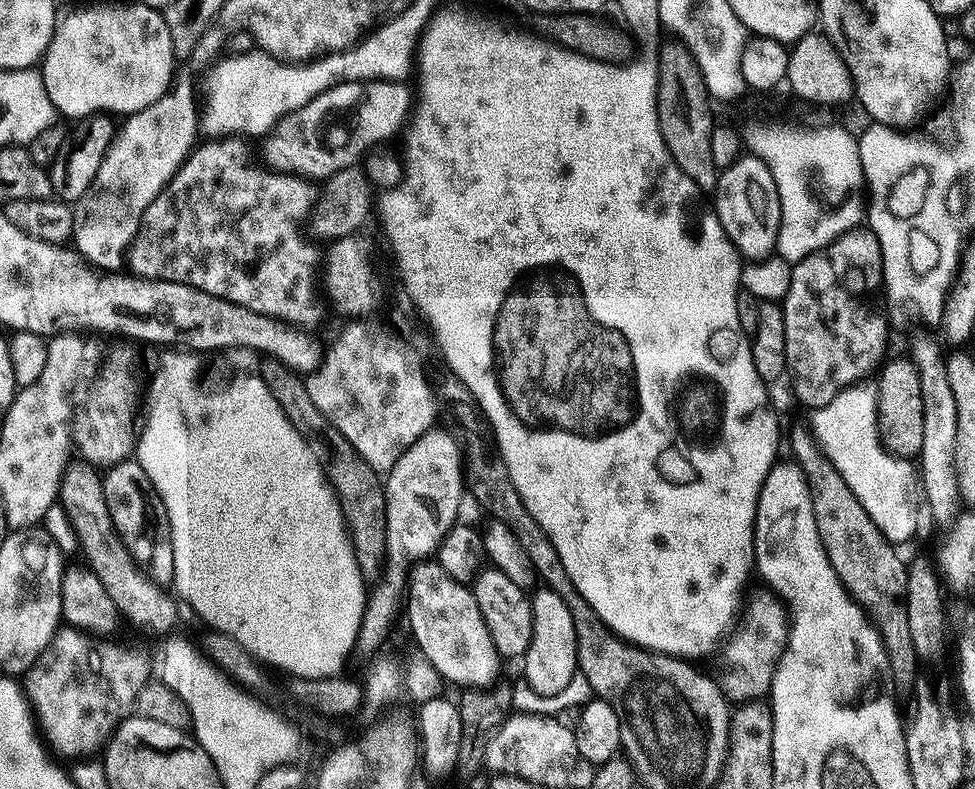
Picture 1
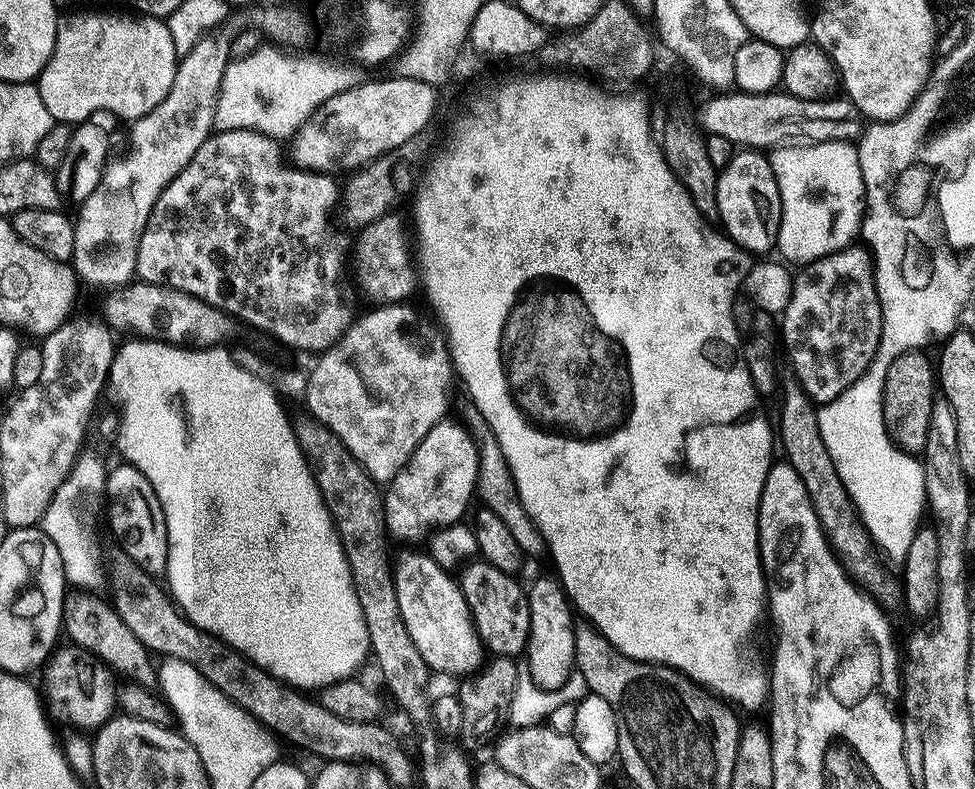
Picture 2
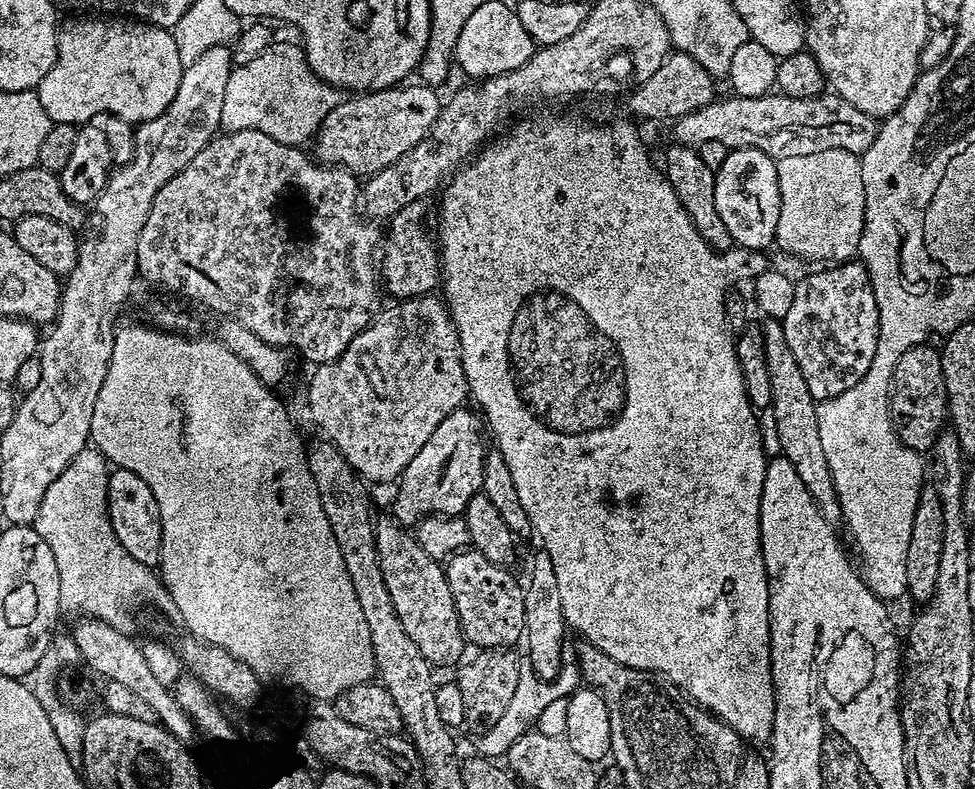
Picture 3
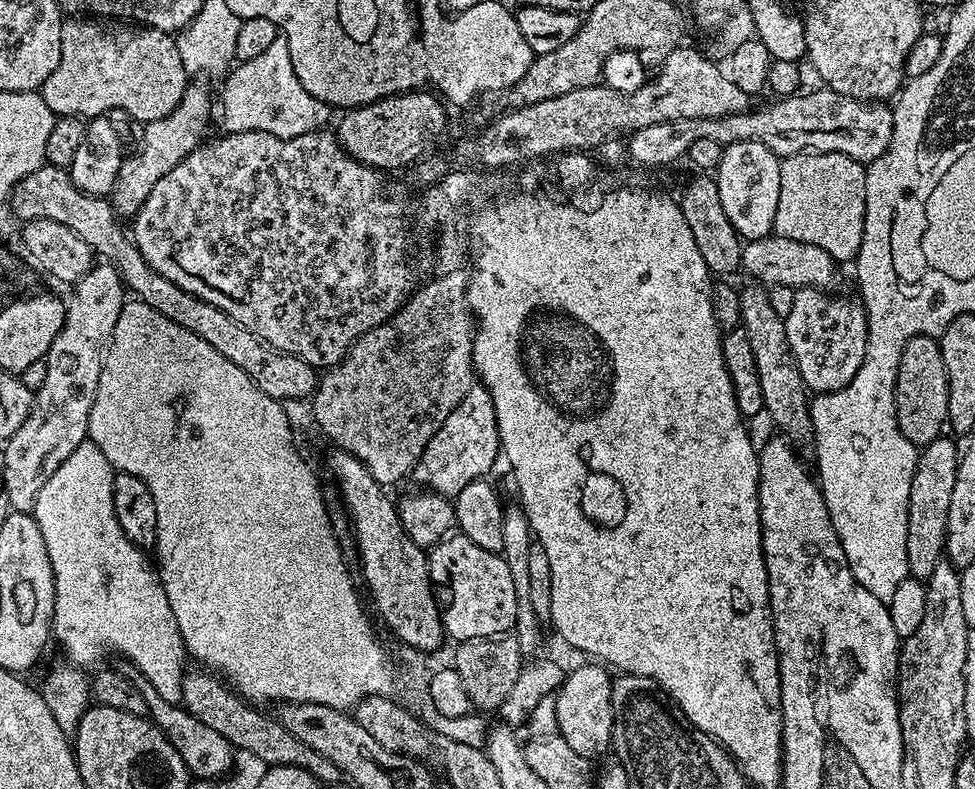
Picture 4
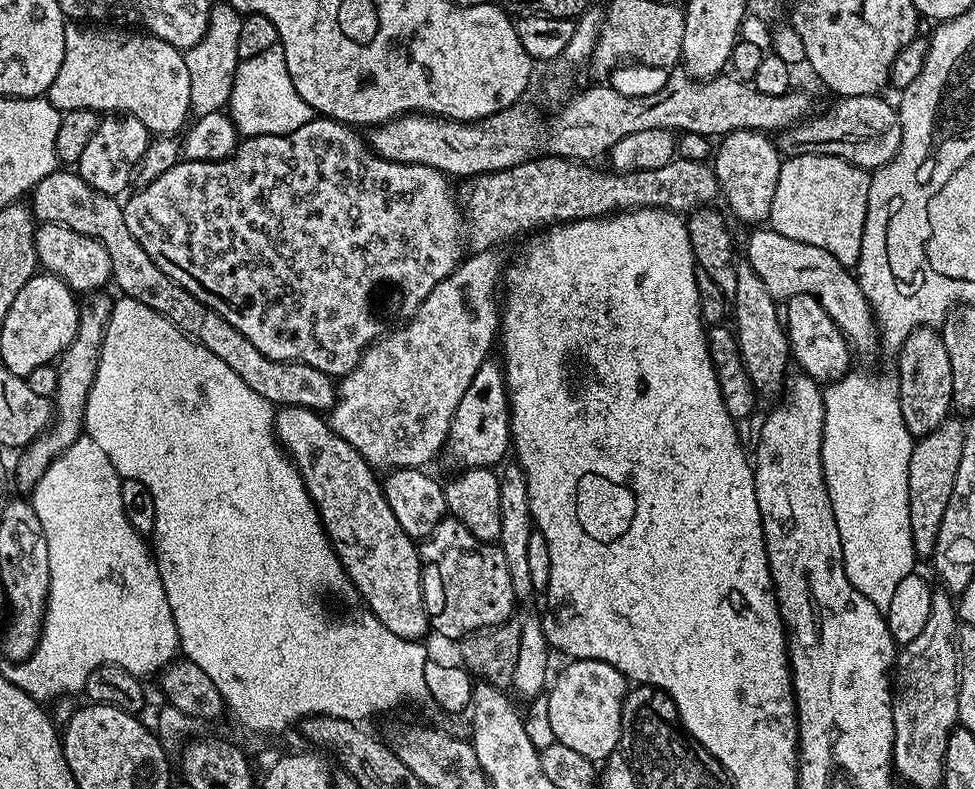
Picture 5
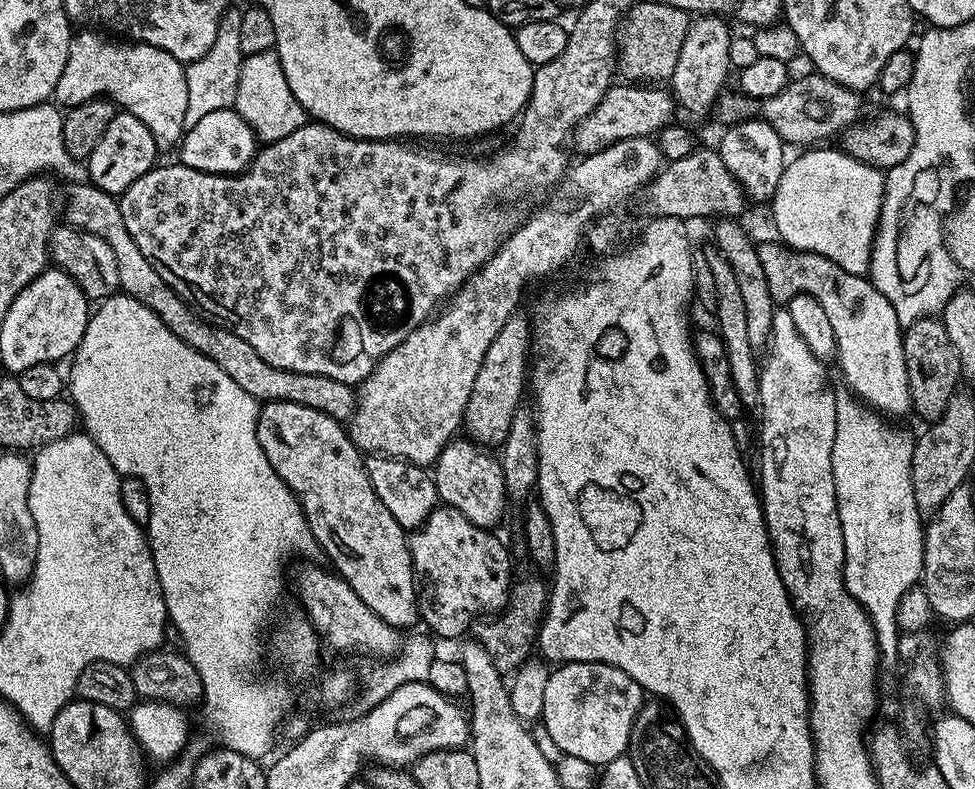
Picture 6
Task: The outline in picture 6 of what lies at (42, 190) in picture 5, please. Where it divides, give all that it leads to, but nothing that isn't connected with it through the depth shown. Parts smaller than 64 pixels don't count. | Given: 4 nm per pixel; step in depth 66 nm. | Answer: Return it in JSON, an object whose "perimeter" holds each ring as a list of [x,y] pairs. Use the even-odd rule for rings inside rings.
{"perimeter":[[[90,182],[83,183],[74,185],[65,200],[63,197],[63,219],[73,228],[98,234],[98,238],[102,238],[102,242],[106,242],[106,246],[114,250],[114,259],[118,262],[118,282],[123,295],[154,310],[154,314],[158,314],[158,318],[162,318],[162,322],[166,322],[169,330],[178,334],[178,338],[182,338],[186,346],[198,350],[198,354],[206,354],[210,362],[218,362],[218,366],[222,366],[222,370],[226,370],[226,374],[230,374],[230,378],[234,378],[234,382],[238,382],[238,386],[242,386],[242,390],[246,390],[246,394],[253,396],[257,402],[285,400],[298,406],[310,406],[310,410],[318,410],[341,422],[352,419],[356,409],[356,388],[353,385],[338,382],[338,378],[326,378],[322,374],[304,374],[270,366],[270,362],[266,362],[266,358],[262,358],[262,354],[254,350],[250,342],[238,338],[238,334],[234,334],[230,328],[217,326],[198,314],[197,309],[187,300],[183,300],[162,279],[162,274],[158,274],[158,270],[150,266],[142,250],[138,250],[138,242],[134,242],[134,238],[130,238],[130,230],[126,230],[119,199],[109,192],[95,188]]]}

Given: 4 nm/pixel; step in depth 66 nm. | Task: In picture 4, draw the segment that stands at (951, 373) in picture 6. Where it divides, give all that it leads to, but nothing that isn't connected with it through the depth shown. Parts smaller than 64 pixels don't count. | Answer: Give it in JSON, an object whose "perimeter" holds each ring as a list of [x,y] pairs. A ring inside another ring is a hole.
{"perimeter":[[[915,336],[906,342],[906,350],[902,350],[902,358],[898,362],[894,402],[898,430],[906,434],[911,444],[929,444],[945,431],[948,422],[948,379],[937,337]]]}

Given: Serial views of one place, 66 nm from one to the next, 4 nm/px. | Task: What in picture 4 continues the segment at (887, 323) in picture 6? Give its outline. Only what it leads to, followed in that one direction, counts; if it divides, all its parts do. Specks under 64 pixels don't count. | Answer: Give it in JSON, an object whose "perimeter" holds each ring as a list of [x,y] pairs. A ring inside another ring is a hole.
{"perimeter":[[[763,236],[761,240],[749,240],[743,245],[740,253],[743,271],[748,271],[749,277],[769,285],[777,284],[780,288],[795,290],[797,288],[818,288],[832,290],[836,284],[837,261],[833,260],[822,246],[810,246],[806,242],[787,240],[785,236]]]}

